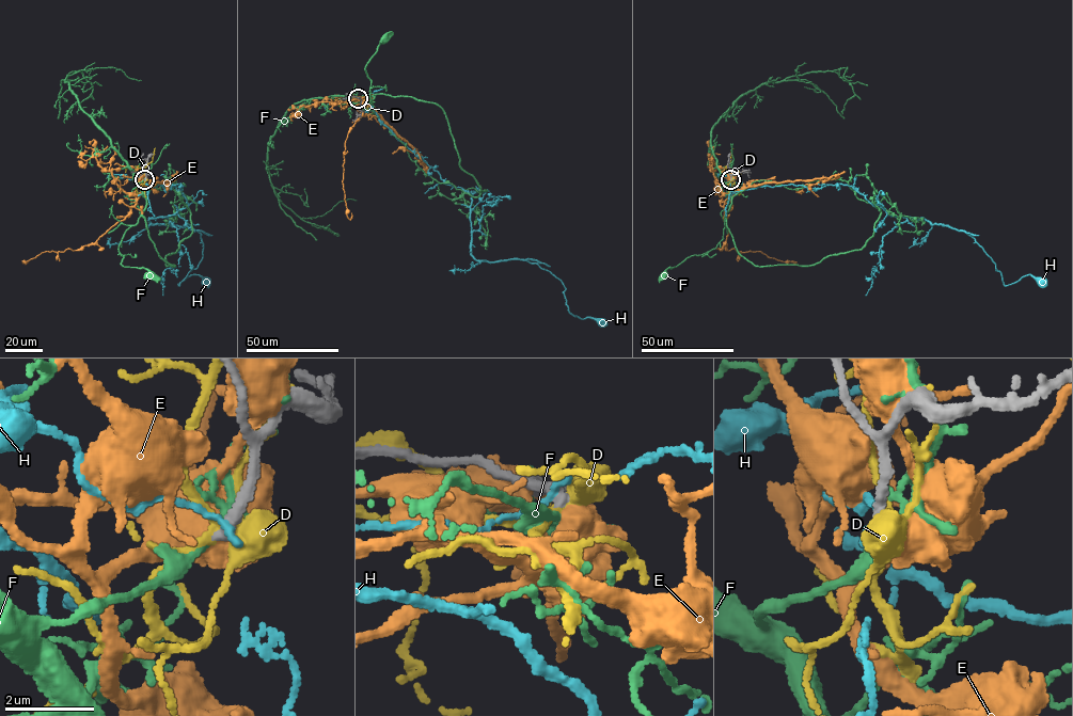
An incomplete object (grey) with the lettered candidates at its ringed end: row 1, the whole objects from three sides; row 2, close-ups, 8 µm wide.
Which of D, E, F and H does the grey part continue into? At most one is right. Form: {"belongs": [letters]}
{"belongs": []}

